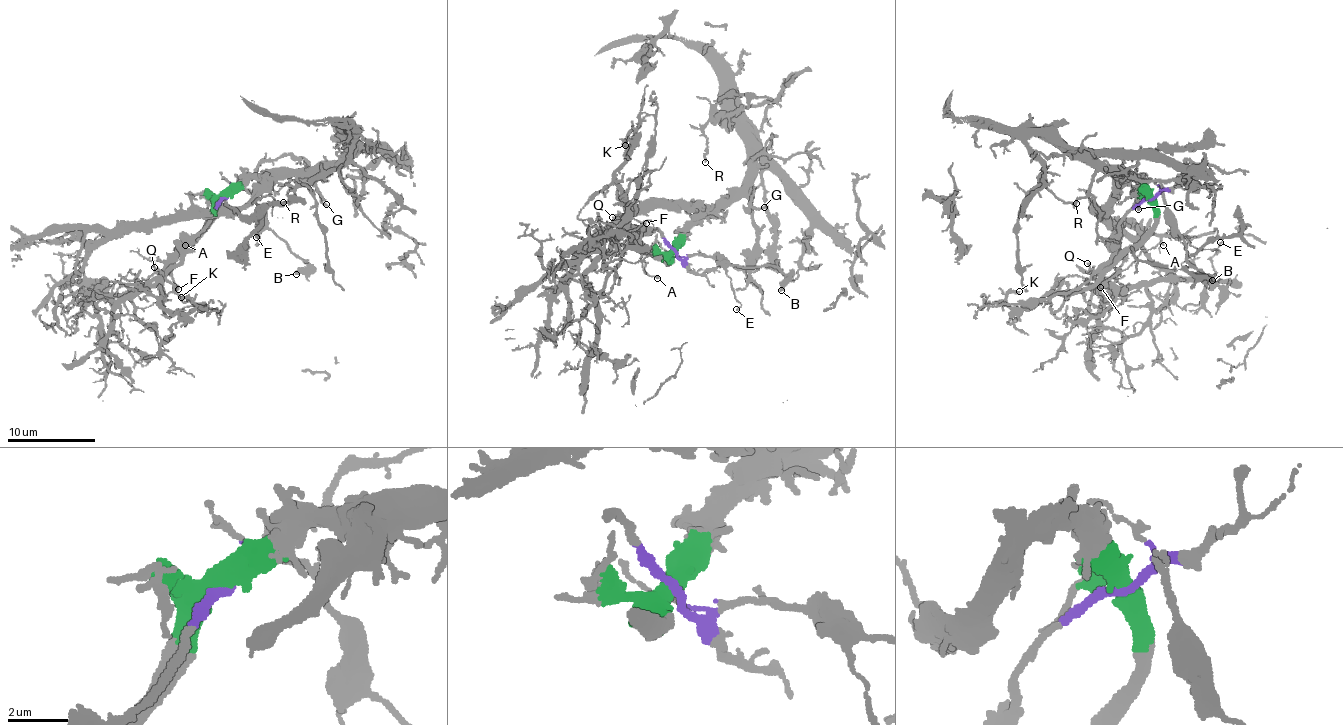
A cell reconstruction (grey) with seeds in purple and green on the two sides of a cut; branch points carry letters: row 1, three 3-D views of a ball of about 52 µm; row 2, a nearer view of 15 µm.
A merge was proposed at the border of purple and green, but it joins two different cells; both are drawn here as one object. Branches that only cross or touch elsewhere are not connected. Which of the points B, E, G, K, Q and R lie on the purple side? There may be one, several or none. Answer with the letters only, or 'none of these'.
B, E, Q

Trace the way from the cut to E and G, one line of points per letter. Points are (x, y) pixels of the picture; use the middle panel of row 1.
E: (674, 251), (682, 259), (695, 255), (720, 260), (741, 305), (736, 309)
G: (674, 251), (703, 217), (722, 212), (743, 196), (748, 201), (748, 210), (764, 206)

